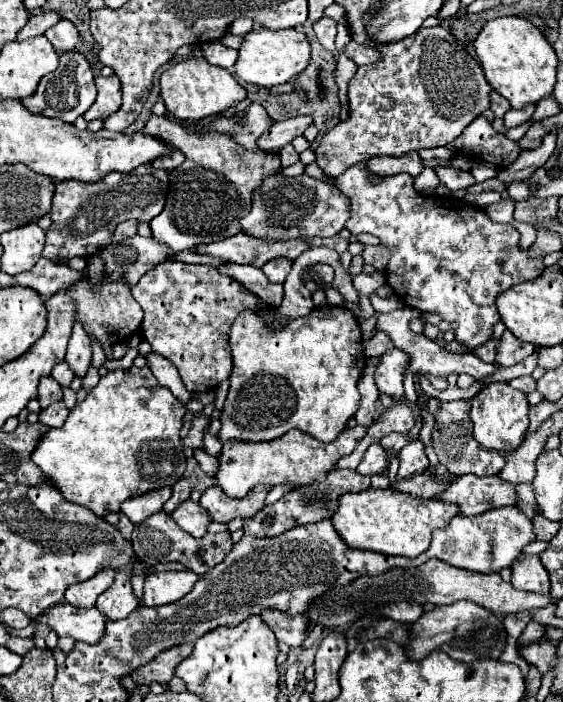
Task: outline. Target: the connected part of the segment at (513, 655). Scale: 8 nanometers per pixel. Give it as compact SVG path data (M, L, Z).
M508 639L508 645L506 645L504 653L502 653L502 661L504 661L504 663L516 663L516 665L522 669L522 675L526 677L526 673L528 673L528 665L526 665L526 661L518 655L518 651L516 651L516 641Z

